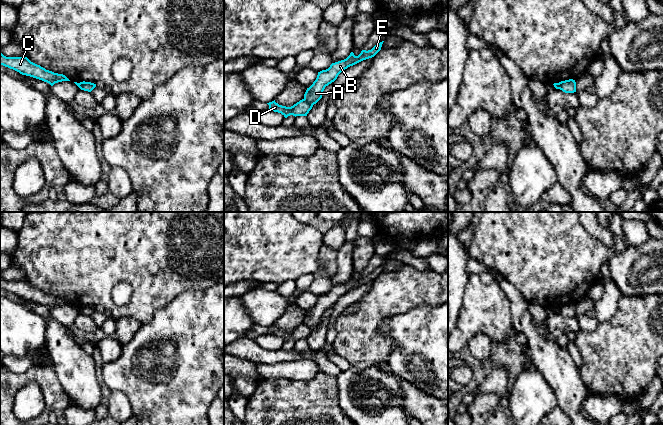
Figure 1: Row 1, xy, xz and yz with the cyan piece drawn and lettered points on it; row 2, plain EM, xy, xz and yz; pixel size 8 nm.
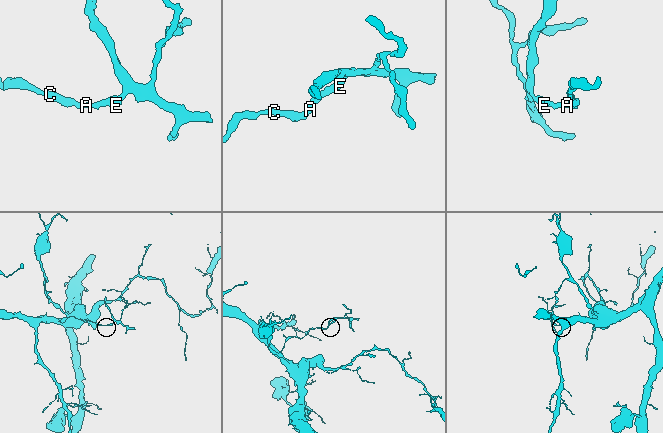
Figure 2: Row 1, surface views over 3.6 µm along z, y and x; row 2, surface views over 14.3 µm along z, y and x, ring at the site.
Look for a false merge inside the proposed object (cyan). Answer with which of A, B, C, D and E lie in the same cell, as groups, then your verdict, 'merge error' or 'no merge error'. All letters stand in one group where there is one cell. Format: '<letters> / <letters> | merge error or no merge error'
A B E / C D | merge error

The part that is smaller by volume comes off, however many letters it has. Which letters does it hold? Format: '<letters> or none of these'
A, B, E

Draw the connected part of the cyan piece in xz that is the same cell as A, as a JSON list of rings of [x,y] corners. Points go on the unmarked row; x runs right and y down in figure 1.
[[[383,266],[378,267],[371,274],[362,274],[358,280],[351,276],[346,283],[332,287],[328,293],[318,296],[316,304],[306,314],[304,324],[312,329],[316,328],[322,322],[325,311],[334,306],[341,296],[363,284],[374,281],[381,274]]]

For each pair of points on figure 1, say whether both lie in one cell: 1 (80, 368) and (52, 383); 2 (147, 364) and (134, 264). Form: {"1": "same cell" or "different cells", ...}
{"1": "different cells", "2": "different cells"}

